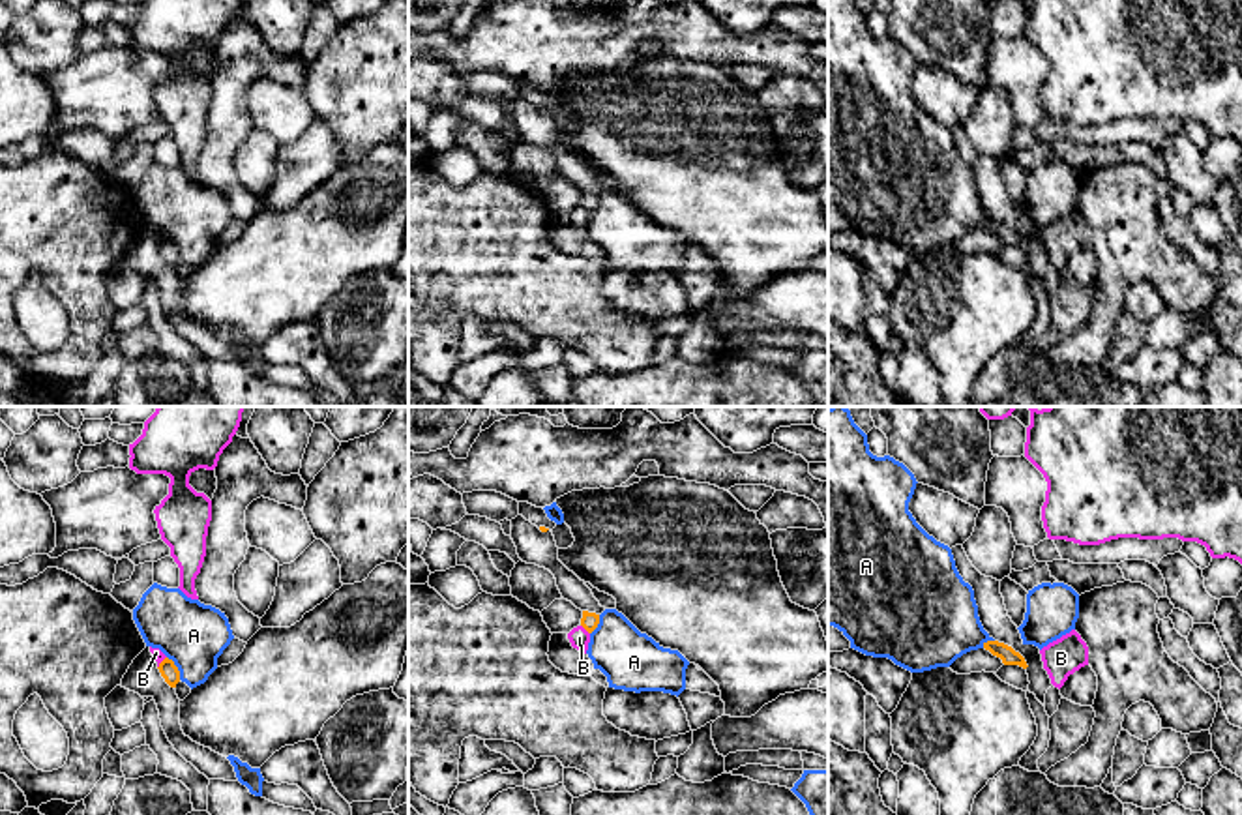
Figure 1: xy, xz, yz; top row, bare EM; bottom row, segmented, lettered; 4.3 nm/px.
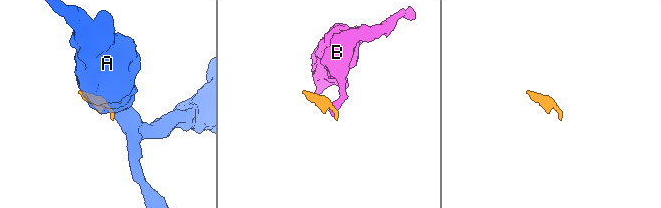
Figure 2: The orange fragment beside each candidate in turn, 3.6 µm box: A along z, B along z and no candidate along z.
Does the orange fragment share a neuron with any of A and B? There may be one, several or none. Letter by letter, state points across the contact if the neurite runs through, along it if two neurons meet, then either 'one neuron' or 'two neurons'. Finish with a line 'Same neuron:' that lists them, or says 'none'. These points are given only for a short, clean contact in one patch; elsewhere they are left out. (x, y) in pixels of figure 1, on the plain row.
A: two neurons
B: along xz (581, 205), (589, 214) | two neurons
Same neuron: none

